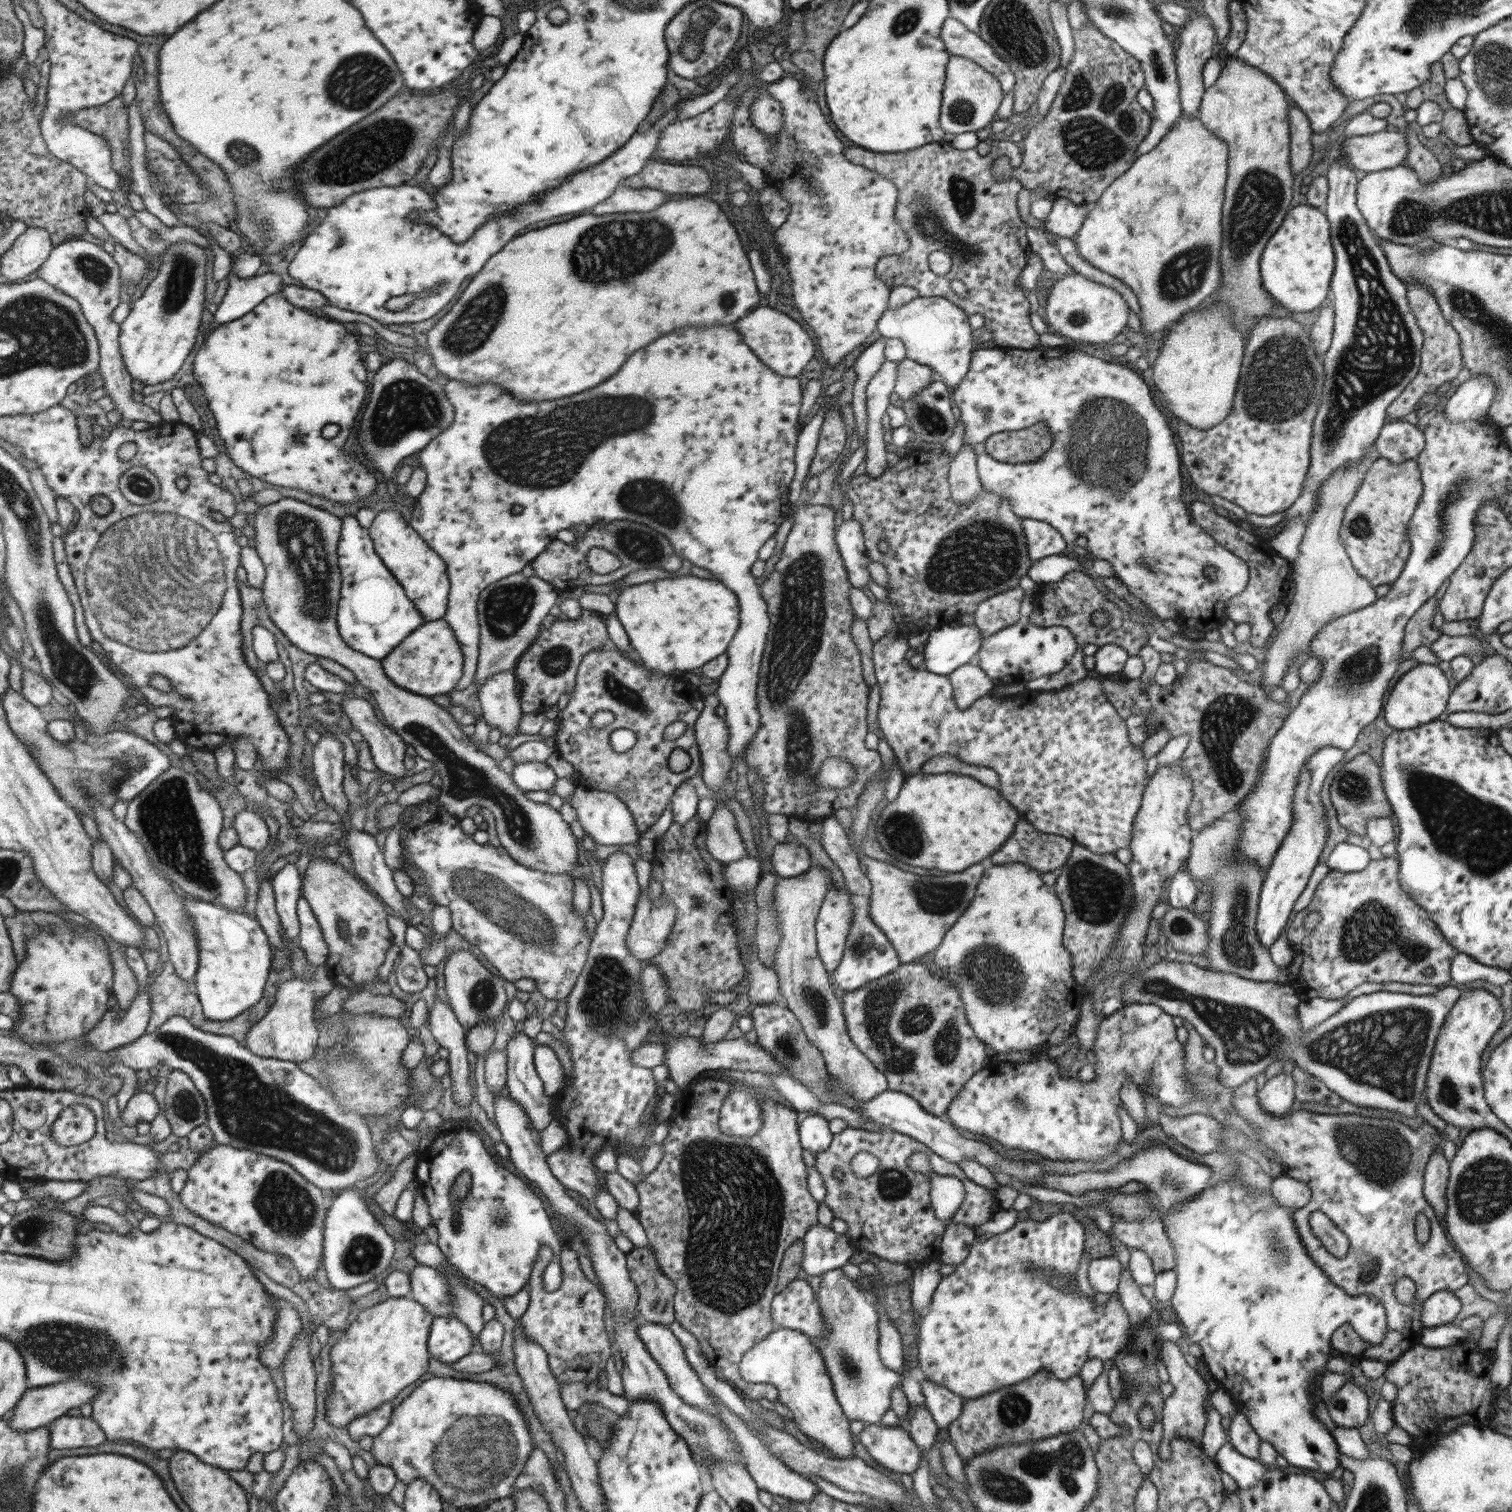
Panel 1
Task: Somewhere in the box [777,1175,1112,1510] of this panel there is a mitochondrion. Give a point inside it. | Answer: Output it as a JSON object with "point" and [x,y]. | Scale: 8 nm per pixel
{"point":[1063,1465]}

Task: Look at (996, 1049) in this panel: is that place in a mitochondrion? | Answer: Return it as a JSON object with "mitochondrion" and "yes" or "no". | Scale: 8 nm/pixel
{"mitochondrion":"no"}

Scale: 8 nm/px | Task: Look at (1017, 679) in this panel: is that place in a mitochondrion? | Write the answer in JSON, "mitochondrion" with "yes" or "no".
{"mitochondrion":"no"}

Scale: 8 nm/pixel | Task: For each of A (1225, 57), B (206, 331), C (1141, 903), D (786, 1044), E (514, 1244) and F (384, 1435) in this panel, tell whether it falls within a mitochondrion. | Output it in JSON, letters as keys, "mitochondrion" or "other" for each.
{"A":"other","B":"other","C":"mitochondrion","D":"mitochondrion","E":"mitochondrion","F":"other"}

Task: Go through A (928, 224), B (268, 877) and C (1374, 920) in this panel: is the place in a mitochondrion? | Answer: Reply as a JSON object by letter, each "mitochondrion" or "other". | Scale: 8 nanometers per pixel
{"A":"mitochondrion","B":"other","C":"mitochondrion"}

